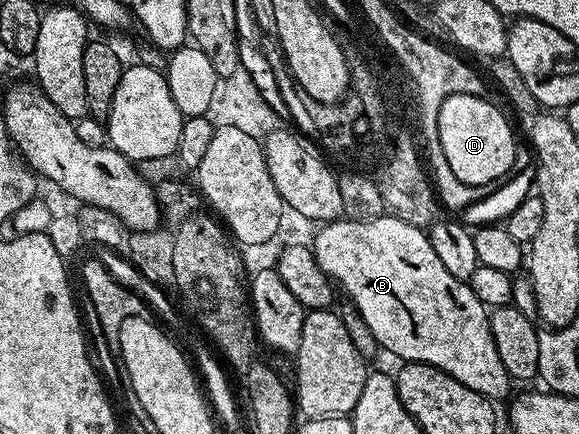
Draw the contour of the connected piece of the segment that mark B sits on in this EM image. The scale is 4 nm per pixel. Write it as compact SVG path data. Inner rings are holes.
M390 215L375 216L367 221L328 221L320 229L323 230L313 240L317 263L328 279L347 292L344 294L355 304L355 309L361 311L361 319L365 319L369 331L373 331L380 350L387 352L388 349L403 363L437 367L488 399L503 397L513 388L511 376L505 371L505 363L501 363L501 355L497 355L493 343L487 306L473 295L468 282L449 275L424 230Z

